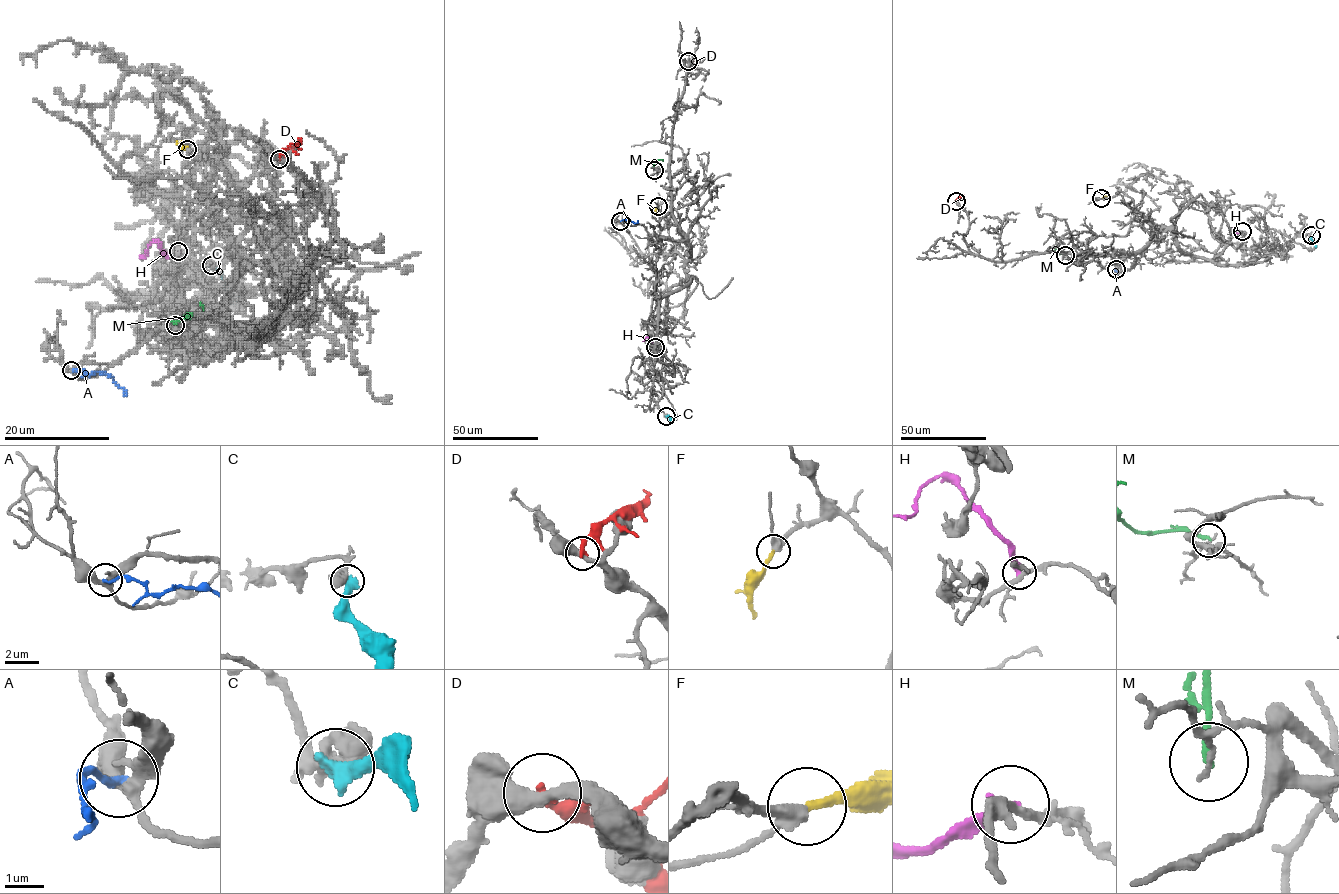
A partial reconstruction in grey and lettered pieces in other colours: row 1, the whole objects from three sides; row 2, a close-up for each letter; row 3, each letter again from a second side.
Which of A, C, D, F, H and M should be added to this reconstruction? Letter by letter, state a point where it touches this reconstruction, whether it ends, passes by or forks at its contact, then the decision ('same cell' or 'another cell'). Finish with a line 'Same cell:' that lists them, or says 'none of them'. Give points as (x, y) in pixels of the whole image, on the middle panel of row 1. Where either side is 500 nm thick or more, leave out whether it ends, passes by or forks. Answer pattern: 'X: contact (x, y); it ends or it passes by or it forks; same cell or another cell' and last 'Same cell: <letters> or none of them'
A: contact (620, 221); it ends; another cell
C: contact (666, 416); another cell
D: contact (688, 61); it ends; another cell
F: contact (658, 206); it ends; same cell
H: contact (655, 347); it ends; another cell
M: contact (654, 170); it ends; another cell
Same cell: F

